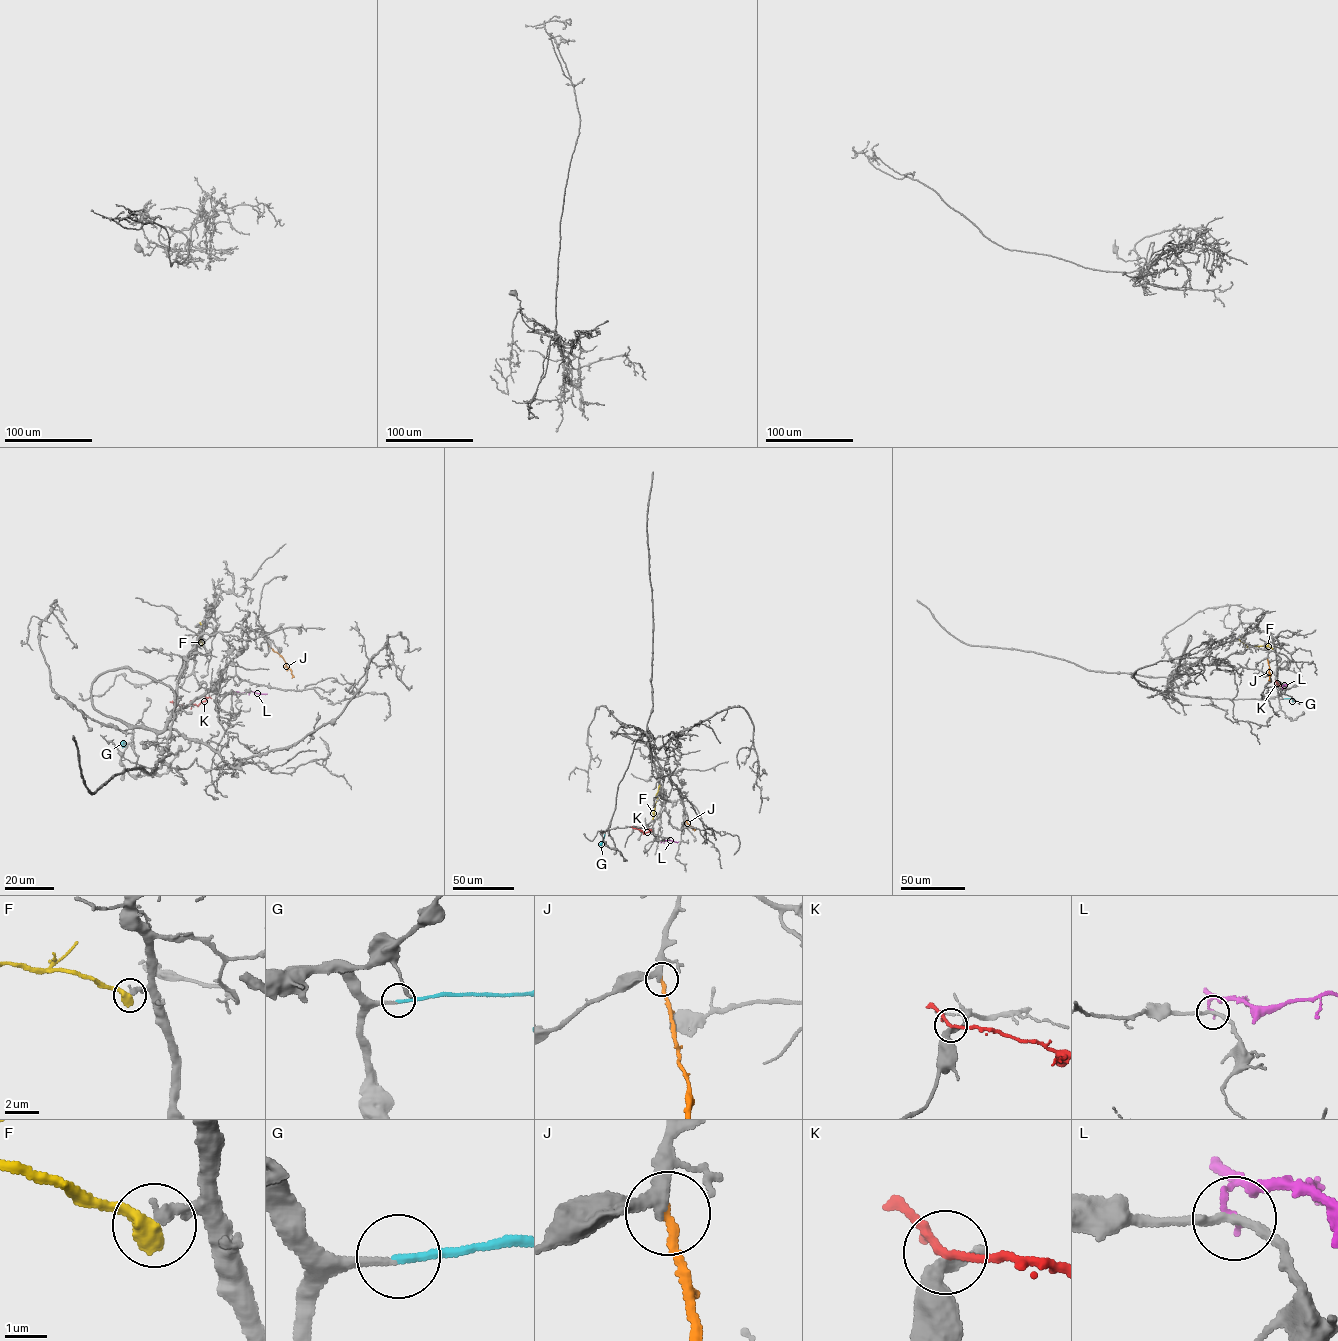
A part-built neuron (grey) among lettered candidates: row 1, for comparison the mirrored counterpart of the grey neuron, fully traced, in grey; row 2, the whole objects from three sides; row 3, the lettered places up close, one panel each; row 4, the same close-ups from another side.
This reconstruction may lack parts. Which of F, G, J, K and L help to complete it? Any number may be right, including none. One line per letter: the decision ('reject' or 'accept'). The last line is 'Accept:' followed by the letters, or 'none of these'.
F: reject
G: accept
J: accept
K: reject
L: reject
Accept: G, J

